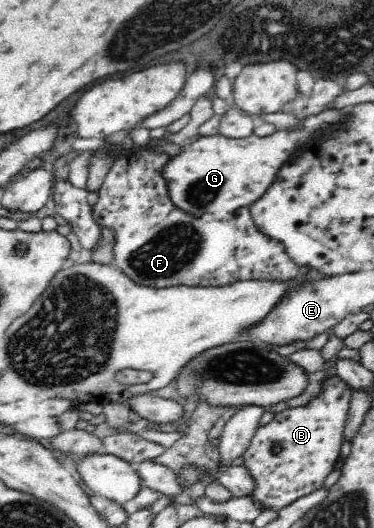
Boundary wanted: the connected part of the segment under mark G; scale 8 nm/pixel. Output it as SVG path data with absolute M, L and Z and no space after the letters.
M349 108L340 111L328 110L320 115L298 119L295 128L279 128L271 136L229 138L222 134L197 135L180 146L177 154L168 154L164 167L169 199L181 211L192 217L213 218L249 207L268 191L281 168L289 161L294 151L303 145L312 134L332 126L346 116Z

